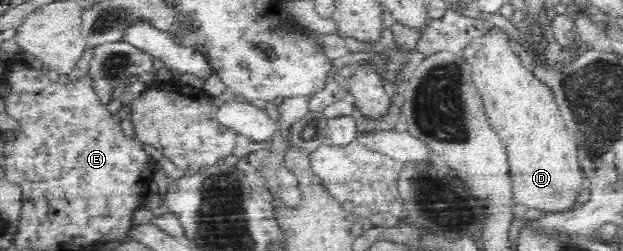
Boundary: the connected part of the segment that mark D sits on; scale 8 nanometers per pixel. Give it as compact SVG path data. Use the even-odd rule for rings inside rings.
M500 28L491 29L477 46L476 60L471 64L471 68L476 88L484 102L485 115L492 124L492 130L502 138L508 152L514 202L548 213L572 210L578 207L576 200L586 181L579 161L576 137L566 128L551 88L536 79L533 72L523 66L519 56L512 52L510 44L507 33Z

